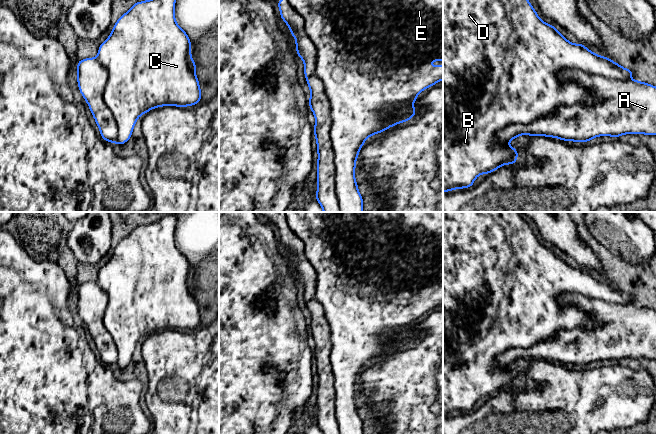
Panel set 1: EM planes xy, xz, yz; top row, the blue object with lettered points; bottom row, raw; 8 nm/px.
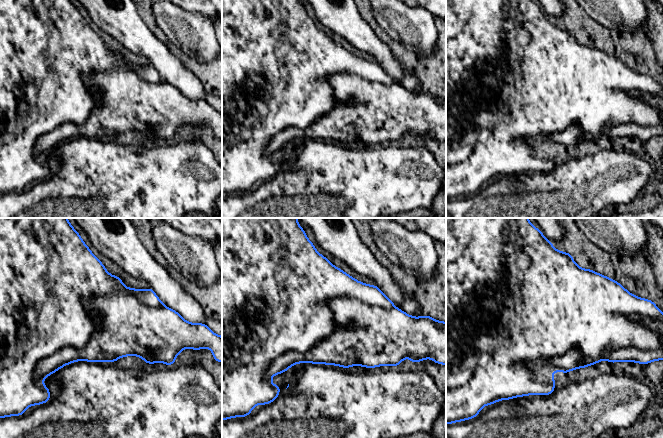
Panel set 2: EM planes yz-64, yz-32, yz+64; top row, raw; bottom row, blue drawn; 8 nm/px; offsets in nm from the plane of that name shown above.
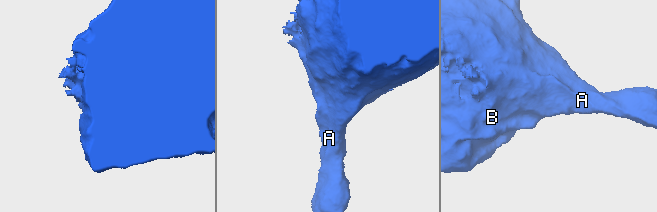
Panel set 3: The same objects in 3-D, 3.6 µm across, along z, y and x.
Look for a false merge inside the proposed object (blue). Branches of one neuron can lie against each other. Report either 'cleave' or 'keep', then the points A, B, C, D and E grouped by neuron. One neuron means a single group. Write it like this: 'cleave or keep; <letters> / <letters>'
cleave; A / B C D E

